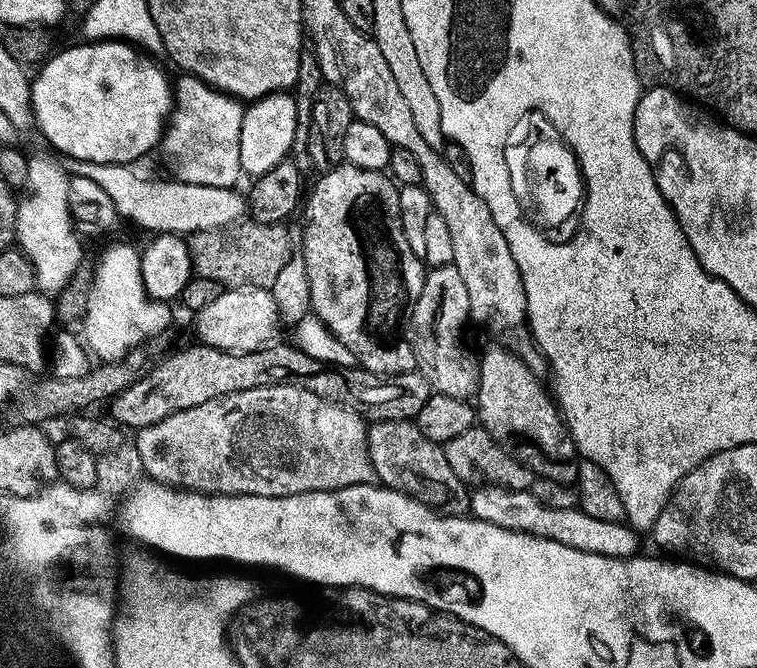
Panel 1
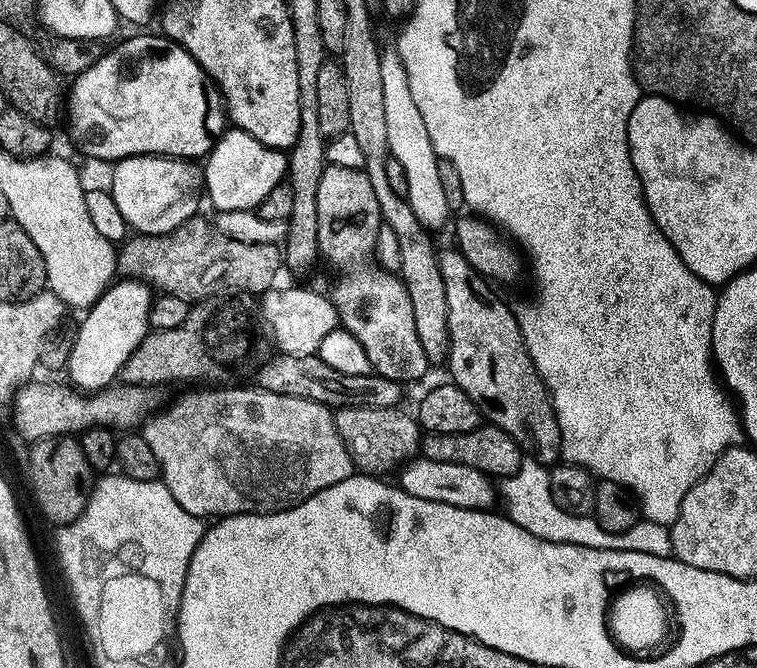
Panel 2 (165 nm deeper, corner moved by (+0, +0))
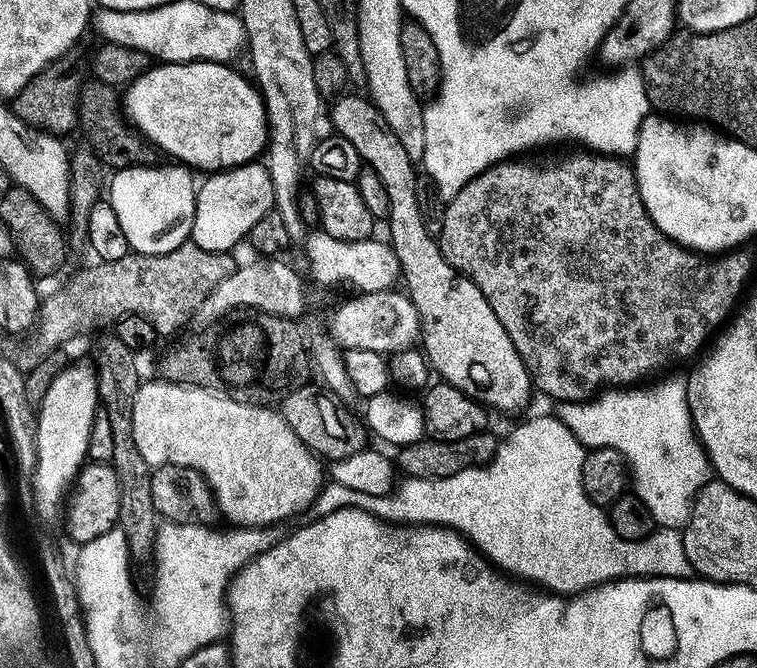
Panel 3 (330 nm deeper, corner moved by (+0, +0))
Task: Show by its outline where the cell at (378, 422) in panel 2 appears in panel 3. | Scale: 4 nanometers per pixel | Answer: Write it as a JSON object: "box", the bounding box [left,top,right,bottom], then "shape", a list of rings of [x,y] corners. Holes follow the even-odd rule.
{"box":[278,387,370,462],"shape":[[[293,387],[283,397],[285,398],[284,405],[279,405],[278,411],[286,418],[290,430],[294,430],[298,438],[302,438],[302,442],[309,450],[316,453],[317,457],[331,462],[350,458],[350,454],[358,454],[369,447],[370,432],[359,415],[356,417],[354,413],[340,408],[341,401],[327,391],[319,387],[318,389],[304,387]]]}

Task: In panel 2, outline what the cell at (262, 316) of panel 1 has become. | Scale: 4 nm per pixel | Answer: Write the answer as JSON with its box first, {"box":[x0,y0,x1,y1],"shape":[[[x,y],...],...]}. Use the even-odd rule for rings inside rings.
{"box":[258,286,338,356],"shape":[[[273,286],[268,289],[267,292],[263,293],[262,299],[258,304],[258,311],[262,317],[263,323],[266,325],[267,331],[270,333],[272,331],[272,336],[276,339],[276,344],[281,353],[285,356],[314,356],[317,355],[320,351],[320,347],[322,346],[322,338],[326,338],[326,334],[330,334],[335,328],[338,326],[338,317],[336,314],[336,307],[332,305],[331,299],[327,295],[324,296],[320,292],[315,292],[312,288],[280,288],[281,286]]]}

